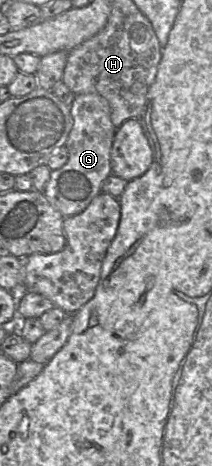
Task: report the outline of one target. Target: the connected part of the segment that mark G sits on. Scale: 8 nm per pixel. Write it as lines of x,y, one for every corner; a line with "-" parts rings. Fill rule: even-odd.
98,94
76,95
71,116
73,125
65,144
68,161
61,168
51,171
43,190
49,202
64,218
84,211
101,192
103,181
112,174
111,149
117,130
111,121
109,102

